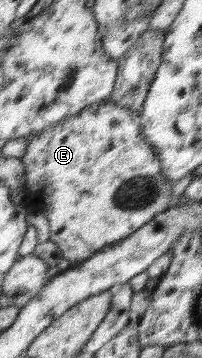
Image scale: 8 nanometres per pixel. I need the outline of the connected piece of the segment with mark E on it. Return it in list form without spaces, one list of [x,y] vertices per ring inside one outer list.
[[[111,100],[105,103],[99,103],[89,106],[82,113],[75,117],[67,118],[66,121],[58,123],[55,128],[48,128],[44,133],[39,134],[31,141],[26,156],[22,160],[27,166],[26,188],[40,202],[41,212],[51,220],[52,238],[51,240],[58,243],[62,249],[64,258],[71,260],[75,264],[86,262],[89,258],[98,254],[101,250],[112,246],[116,242],[127,240],[134,233],[139,232],[143,226],[155,220],[159,214],[168,212],[178,199],[174,196],[174,183],[169,181],[163,173],[163,160],[157,155],[153,144],[144,135],[143,114],[132,110],[130,107],[114,104]]]

